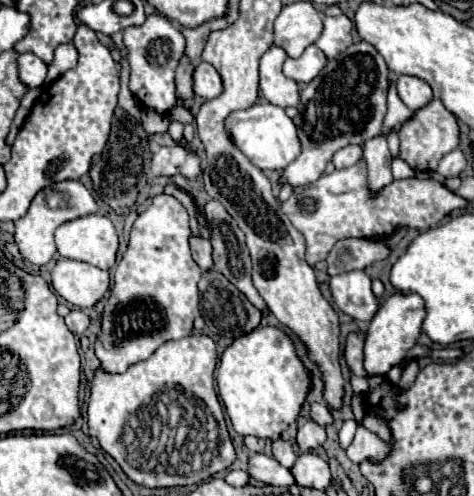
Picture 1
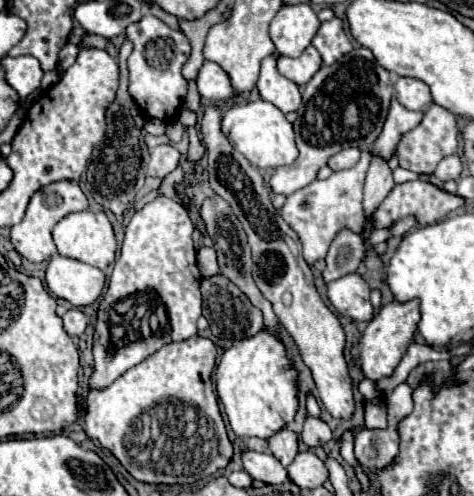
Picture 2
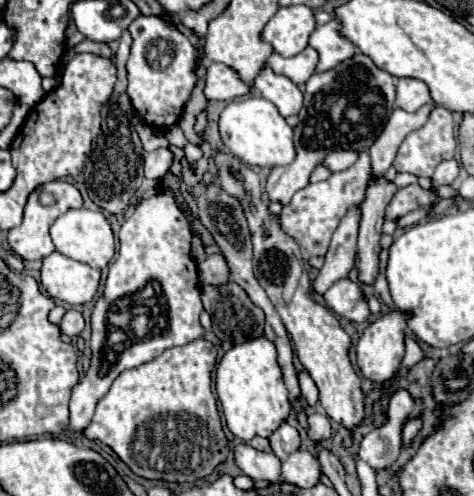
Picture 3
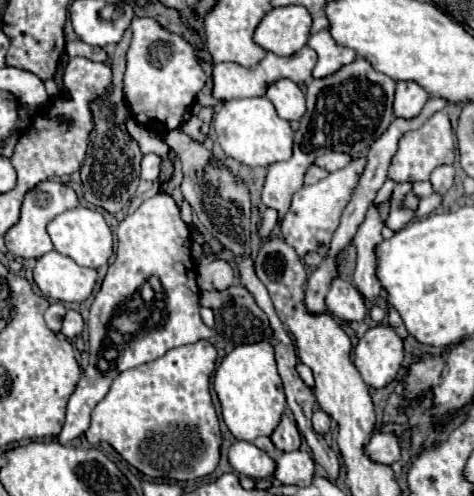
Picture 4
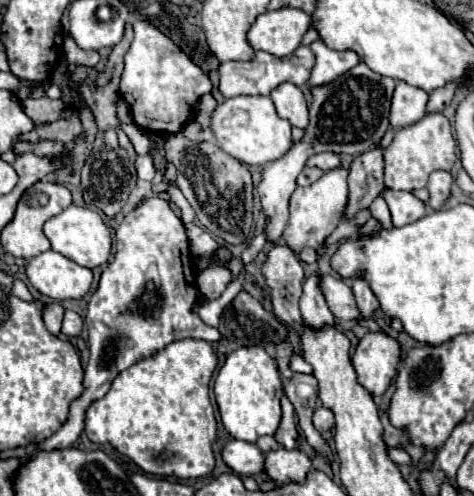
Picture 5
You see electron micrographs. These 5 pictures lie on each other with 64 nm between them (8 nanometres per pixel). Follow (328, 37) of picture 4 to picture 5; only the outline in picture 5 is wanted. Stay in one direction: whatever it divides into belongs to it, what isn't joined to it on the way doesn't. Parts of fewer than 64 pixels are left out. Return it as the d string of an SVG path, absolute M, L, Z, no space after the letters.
M320 38L310 44L310 50L316 54L316 66L314 66L312 76L310 76L310 86L328 84L360 62L356 52L352 52L352 50L346 50L346 52L330 50Z

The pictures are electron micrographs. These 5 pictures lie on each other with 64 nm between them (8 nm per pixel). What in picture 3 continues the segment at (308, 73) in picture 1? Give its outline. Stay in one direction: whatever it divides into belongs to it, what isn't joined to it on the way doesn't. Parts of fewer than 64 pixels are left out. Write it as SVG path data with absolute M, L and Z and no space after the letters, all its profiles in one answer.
M308 46L304 48L298 56L292 58L284 58L280 54L272 54L266 62L276 74L288 76L294 84L304 84L314 72L316 72L316 64L318 64L318 52Z

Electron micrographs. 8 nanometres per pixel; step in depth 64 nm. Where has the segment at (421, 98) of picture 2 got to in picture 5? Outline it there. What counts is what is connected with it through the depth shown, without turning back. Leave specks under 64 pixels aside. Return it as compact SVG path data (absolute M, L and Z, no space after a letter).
M398 82L392 96L390 124L394 128L404 128L422 120L426 114L426 100L428 94L422 88L416 88L408 82Z

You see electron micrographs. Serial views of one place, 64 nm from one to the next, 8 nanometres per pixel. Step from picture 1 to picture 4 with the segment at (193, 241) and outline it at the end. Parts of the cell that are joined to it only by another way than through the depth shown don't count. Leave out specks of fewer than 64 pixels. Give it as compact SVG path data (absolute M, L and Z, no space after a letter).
M212 260L208 266L198 266L200 290L224 290L234 284L234 270L226 260Z

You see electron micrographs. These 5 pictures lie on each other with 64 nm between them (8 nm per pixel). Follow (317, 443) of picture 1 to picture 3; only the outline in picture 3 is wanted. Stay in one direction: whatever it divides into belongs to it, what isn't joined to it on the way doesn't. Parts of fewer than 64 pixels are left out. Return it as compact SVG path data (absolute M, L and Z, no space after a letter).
M308 410L308 438L316 442L324 442L330 438L330 420L324 414L318 414L316 410Z

